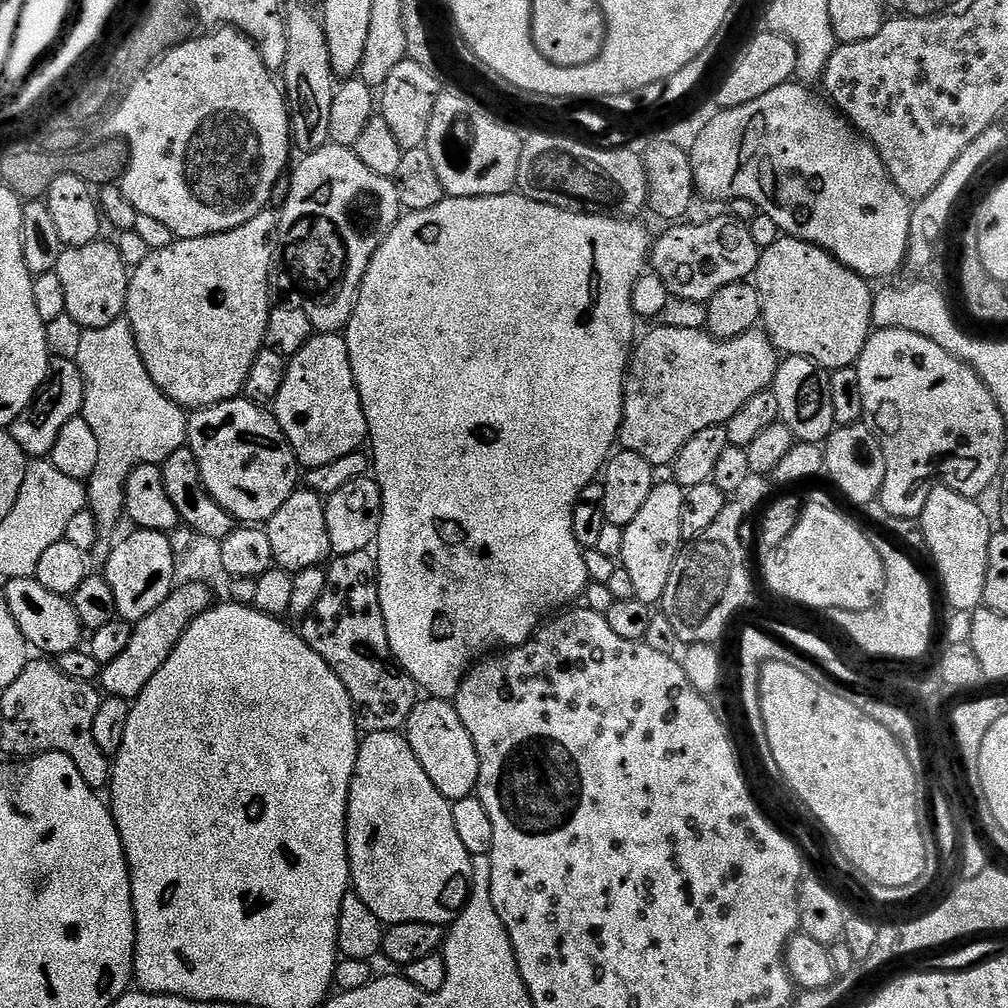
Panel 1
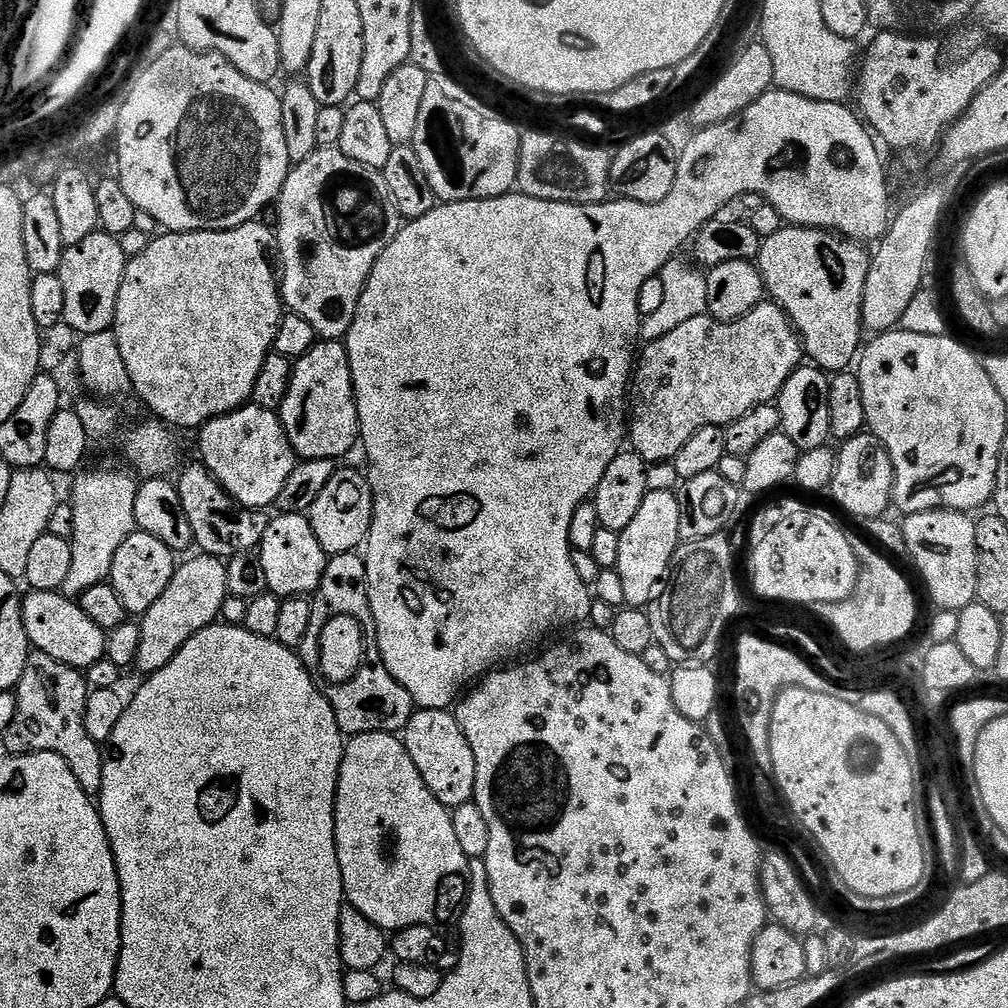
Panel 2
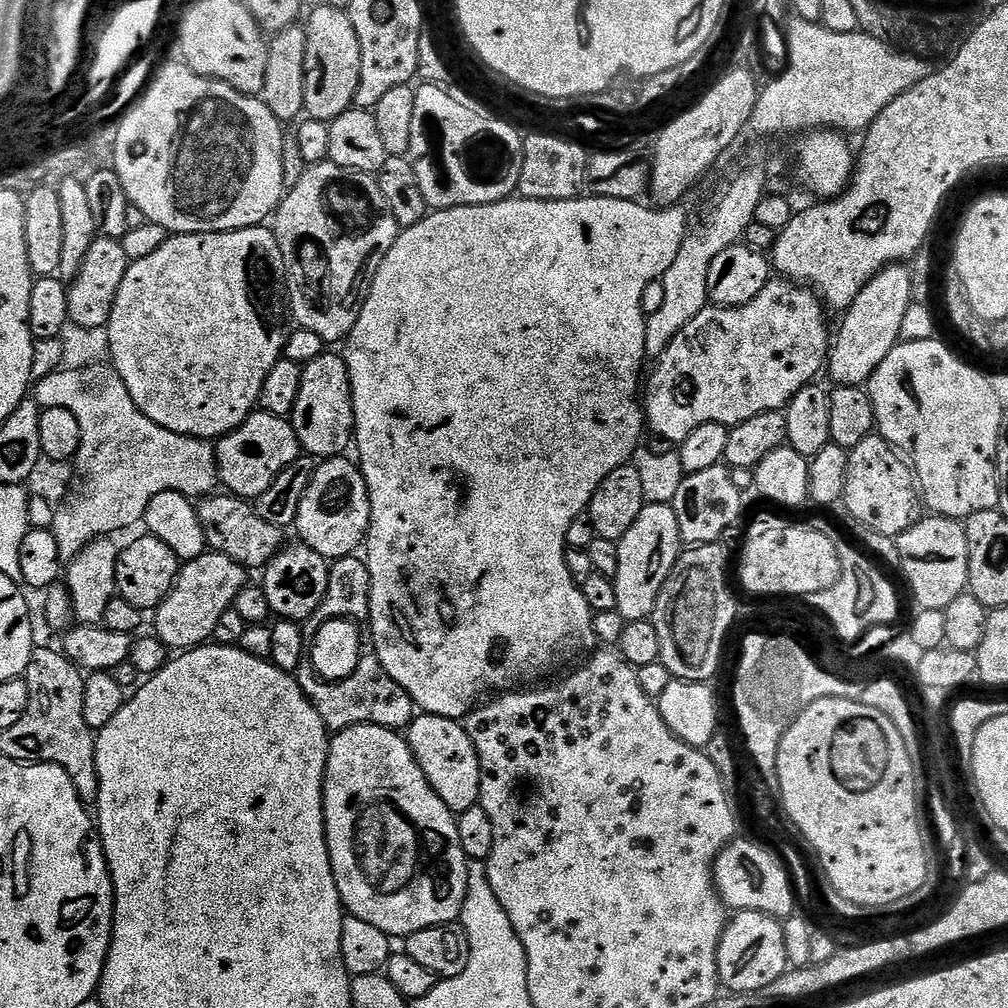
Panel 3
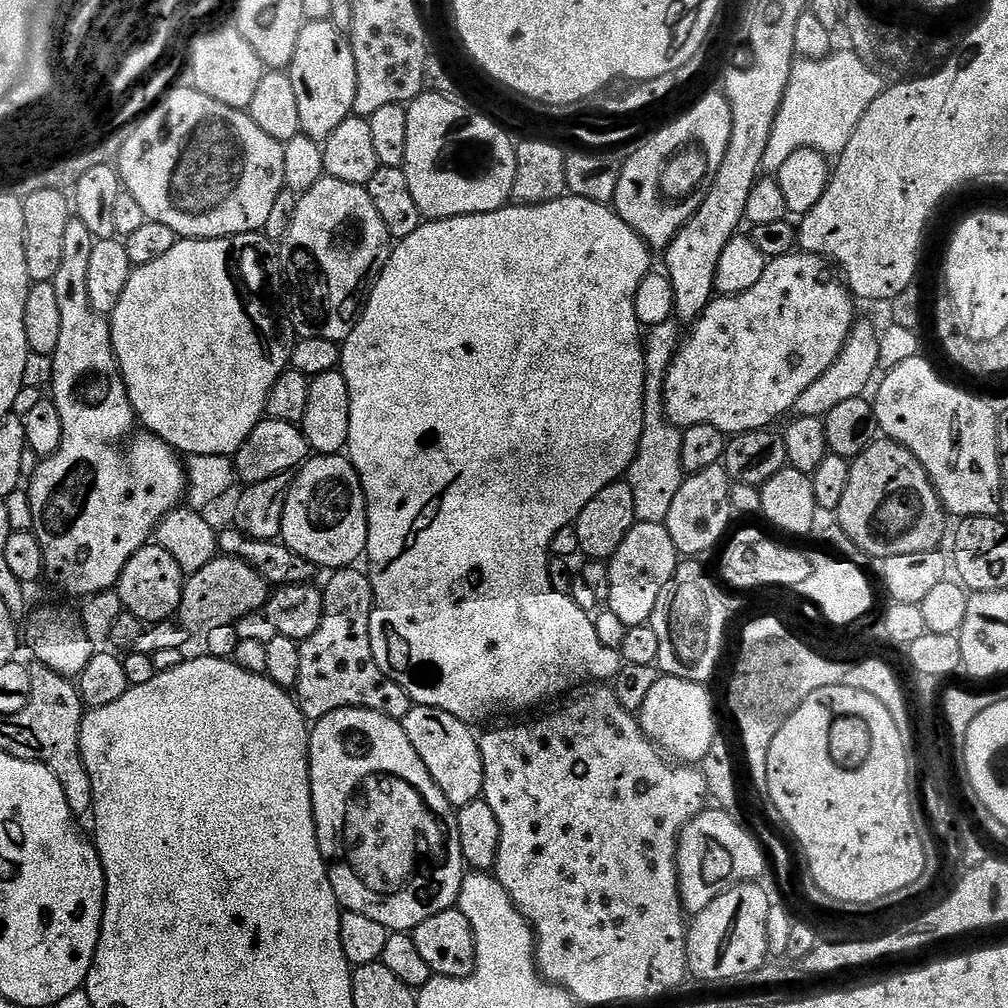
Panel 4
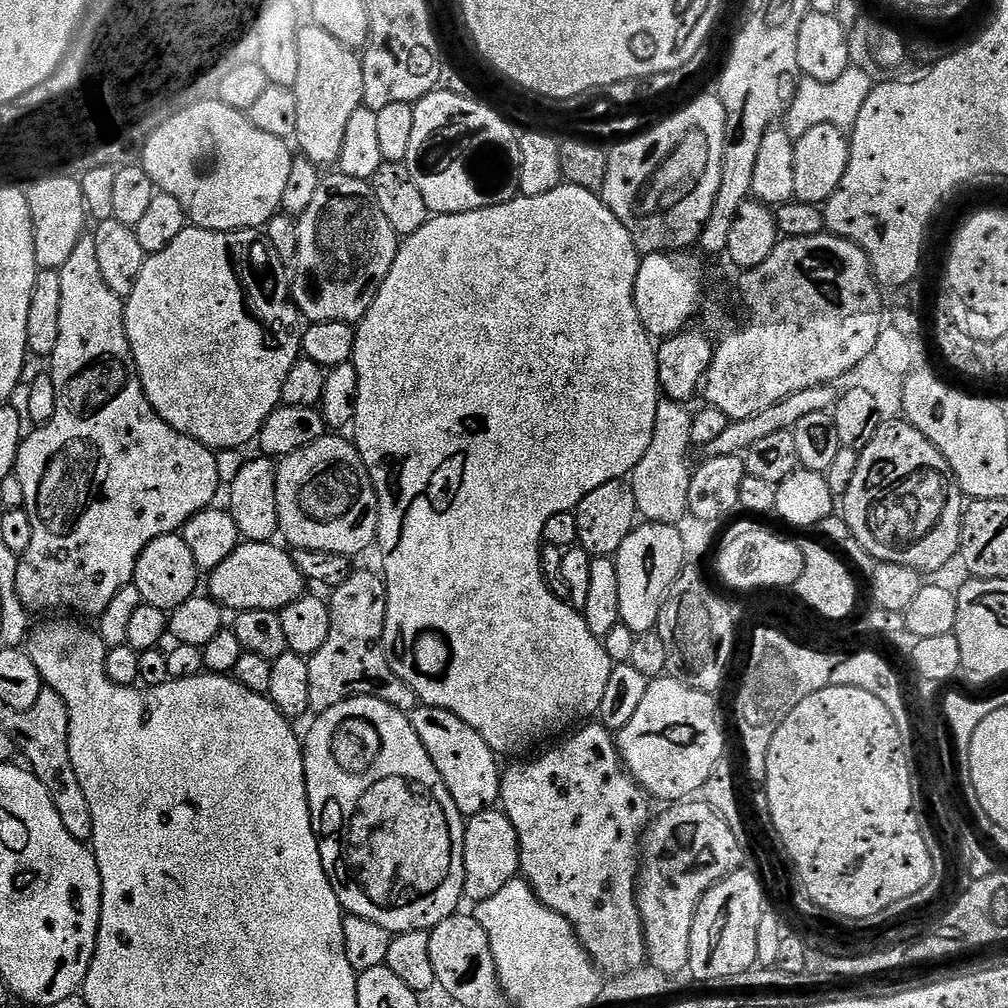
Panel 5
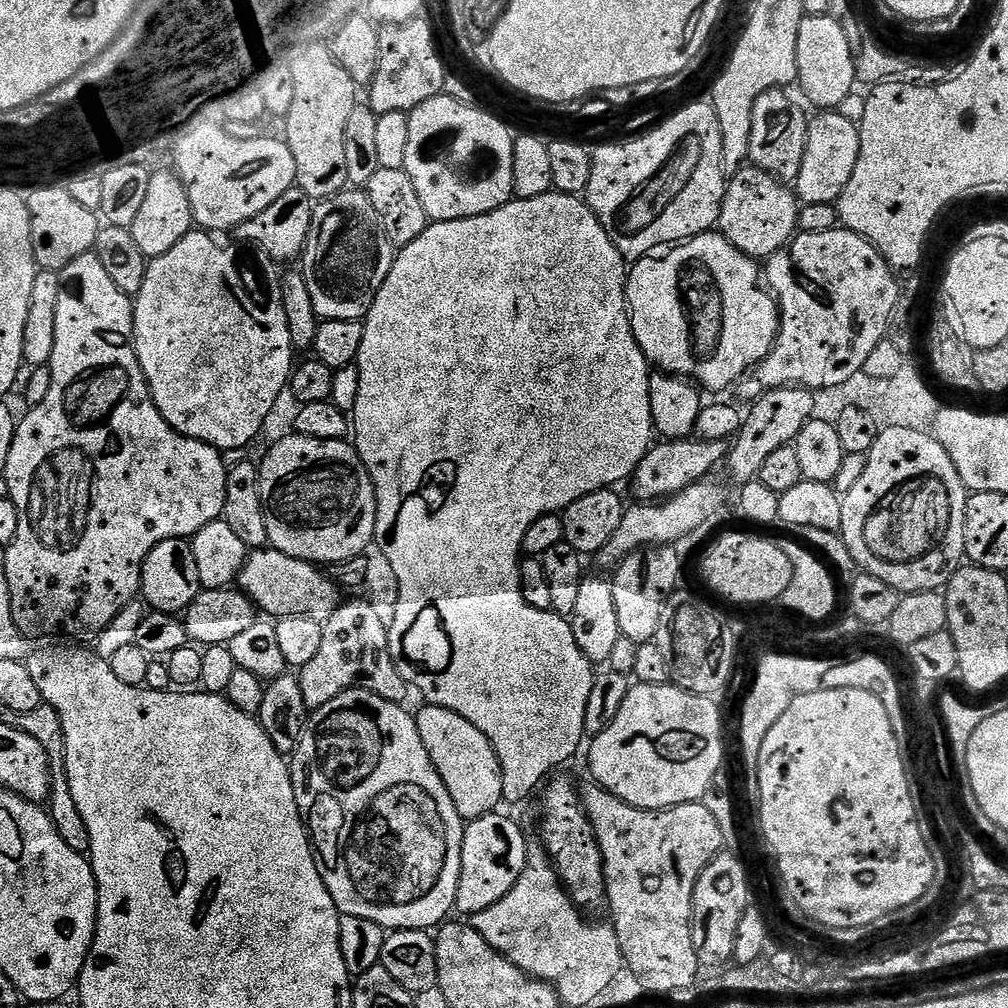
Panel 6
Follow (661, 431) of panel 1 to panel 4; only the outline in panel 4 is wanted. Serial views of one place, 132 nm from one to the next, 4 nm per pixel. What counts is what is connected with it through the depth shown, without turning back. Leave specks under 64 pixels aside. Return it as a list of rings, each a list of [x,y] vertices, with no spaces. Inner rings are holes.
[[[793,250],[787,252],[785,256],[769,259],[768,265],[764,268],[764,273],[758,278],[758,282],[754,282],[754,286],[750,286],[745,292],[720,294],[713,298],[708,304],[708,309],[701,314],[699,320],[691,325],[692,333],[689,336],[687,333],[676,357],[672,359],[672,365],[664,383],[664,404],[668,409],[668,416],[672,423],[677,426],[687,426],[700,424],[704,420],[720,422],[723,421],[723,416],[729,416],[730,419],[736,420],[737,429],[740,430],[766,428],[775,421],[772,420],[775,416],[782,415],[799,396],[801,399],[807,393],[808,387],[838,358],[838,354],[844,349],[844,343],[848,341],[848,336],[852,332],[852,325],[857,319],[856,308],[852,305],[854,297],[838,272],[838,277],[836,277],[835,271],[837,272],[837,269],[825,257],[817,256],[815,252]]]

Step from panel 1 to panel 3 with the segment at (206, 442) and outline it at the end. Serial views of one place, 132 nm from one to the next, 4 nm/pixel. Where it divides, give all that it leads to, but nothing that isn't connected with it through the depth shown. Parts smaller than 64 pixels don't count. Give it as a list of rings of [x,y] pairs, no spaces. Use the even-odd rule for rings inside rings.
[[[255,411],[245,418],[240,427],[225,433],[215,441],[219,483],[225,484],[231,495],[249,502],[255,501],[286,466],[293,464],[302,454],[291,419],[269,412]]]

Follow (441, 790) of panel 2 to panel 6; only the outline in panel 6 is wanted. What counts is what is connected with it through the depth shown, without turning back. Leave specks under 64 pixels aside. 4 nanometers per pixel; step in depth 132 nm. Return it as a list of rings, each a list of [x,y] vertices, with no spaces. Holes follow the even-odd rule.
[[[429,703],[423,707],[415,713],[418,734],[422,734],[422,746],[426,746],[426,754],[430,754],[430,762],[434,762],[434,770],[438,770],[438,778],[442,778],[454,802],[454,810],[458,810],[465,822],[493,815],[504,799],[502,770],[494,746],[490,746],[486,734],[466,722],[462,714]]]

